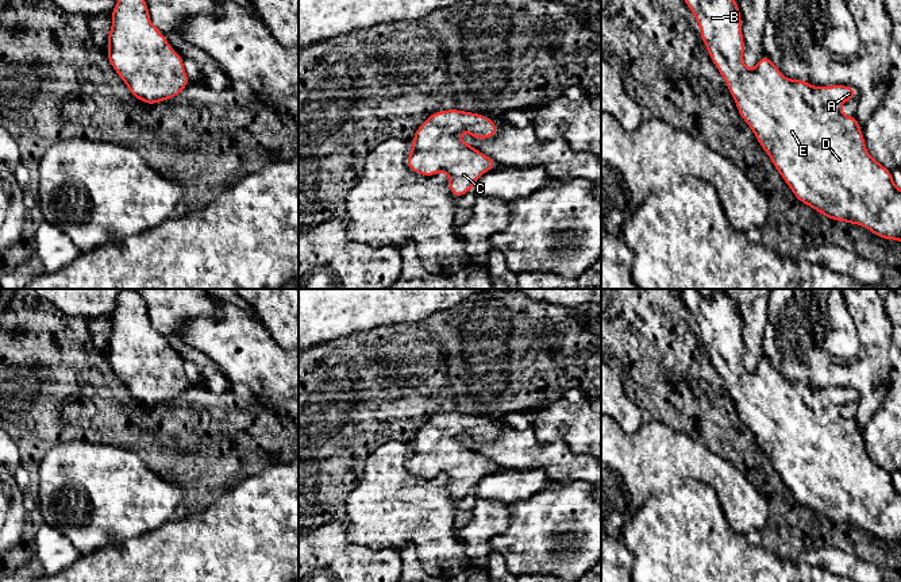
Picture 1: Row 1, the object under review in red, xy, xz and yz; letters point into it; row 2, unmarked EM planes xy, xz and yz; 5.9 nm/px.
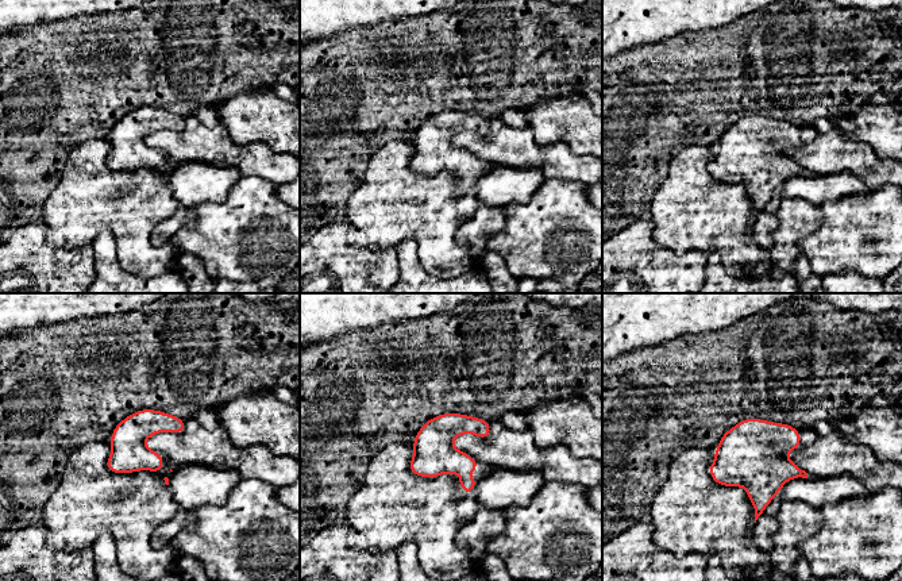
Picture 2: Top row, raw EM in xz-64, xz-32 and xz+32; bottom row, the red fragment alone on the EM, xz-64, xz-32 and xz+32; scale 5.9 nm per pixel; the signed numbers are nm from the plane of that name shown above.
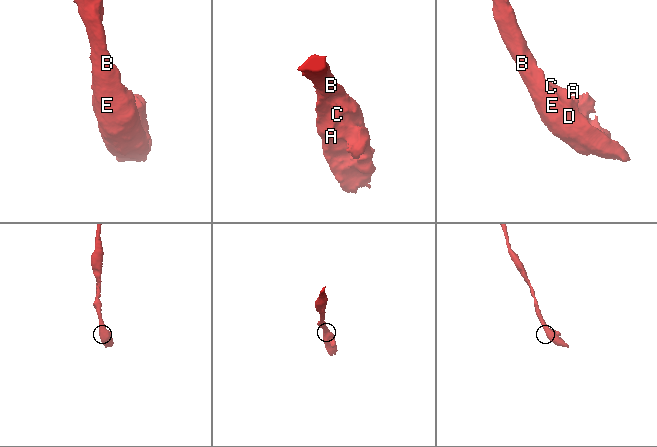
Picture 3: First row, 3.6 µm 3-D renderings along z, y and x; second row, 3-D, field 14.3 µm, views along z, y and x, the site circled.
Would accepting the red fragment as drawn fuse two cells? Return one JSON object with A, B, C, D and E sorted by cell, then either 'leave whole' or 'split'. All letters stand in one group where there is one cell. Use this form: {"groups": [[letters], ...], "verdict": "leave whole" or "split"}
{"groups": [["A", "B", "C", "D", "E"]], "verdict": "leave whole"}

